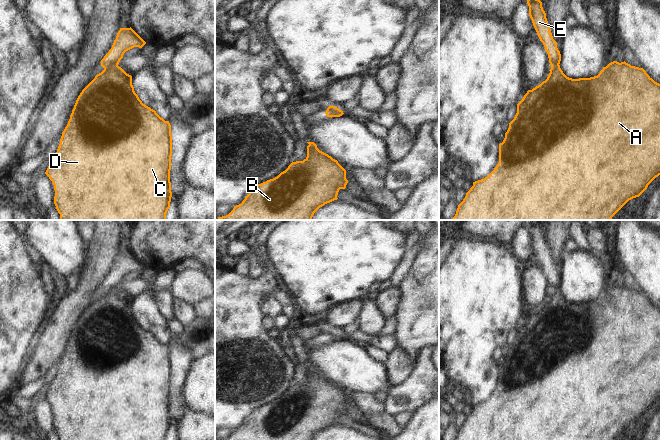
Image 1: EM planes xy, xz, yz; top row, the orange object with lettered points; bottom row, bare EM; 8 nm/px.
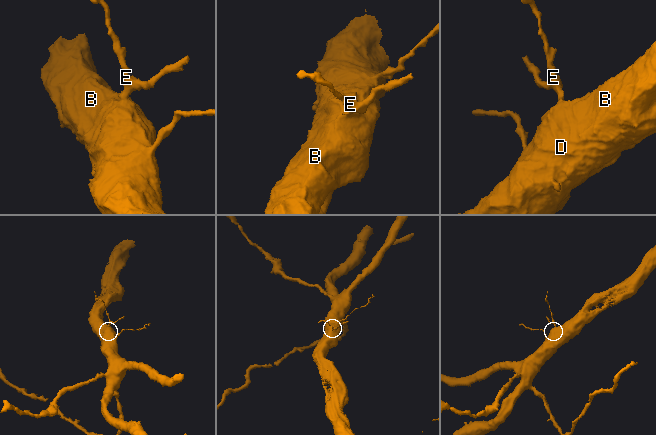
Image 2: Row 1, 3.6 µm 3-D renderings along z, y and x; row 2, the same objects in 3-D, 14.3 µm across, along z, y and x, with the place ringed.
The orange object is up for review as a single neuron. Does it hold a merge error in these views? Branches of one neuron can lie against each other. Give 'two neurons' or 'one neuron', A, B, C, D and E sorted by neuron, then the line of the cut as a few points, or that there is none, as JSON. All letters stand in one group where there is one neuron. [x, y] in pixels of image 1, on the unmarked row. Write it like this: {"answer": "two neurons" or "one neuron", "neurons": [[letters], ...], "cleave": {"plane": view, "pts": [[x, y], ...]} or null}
{"answer": "two neurons", "neurons": [["A", "B", "C", "D"], ["E"]], "cleave": {"plane": "xy", "pts": [[117, 288], [104, 293]]}}

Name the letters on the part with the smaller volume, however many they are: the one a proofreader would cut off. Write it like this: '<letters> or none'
E

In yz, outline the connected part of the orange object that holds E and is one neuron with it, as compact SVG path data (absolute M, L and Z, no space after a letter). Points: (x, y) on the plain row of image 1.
M529 222L527 228L529 230L529 240L540 265L545 271L551 291L559 289L561 278L557 272L557 266L553 263L542 226L536 222Z

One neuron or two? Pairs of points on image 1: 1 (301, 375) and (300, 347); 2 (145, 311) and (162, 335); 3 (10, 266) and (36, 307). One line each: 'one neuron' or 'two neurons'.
1: one neuron
2: one neuron
3: one neuron

